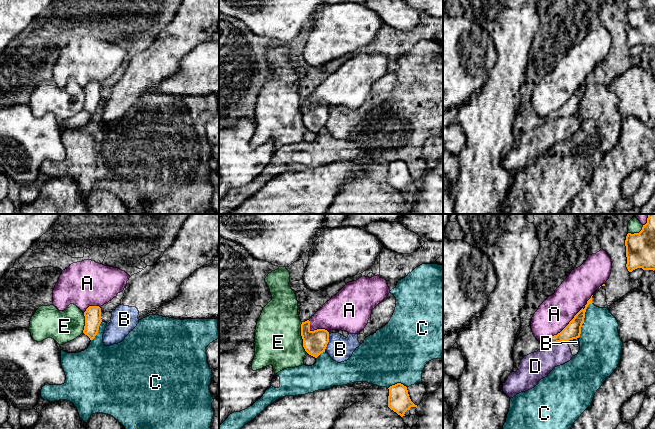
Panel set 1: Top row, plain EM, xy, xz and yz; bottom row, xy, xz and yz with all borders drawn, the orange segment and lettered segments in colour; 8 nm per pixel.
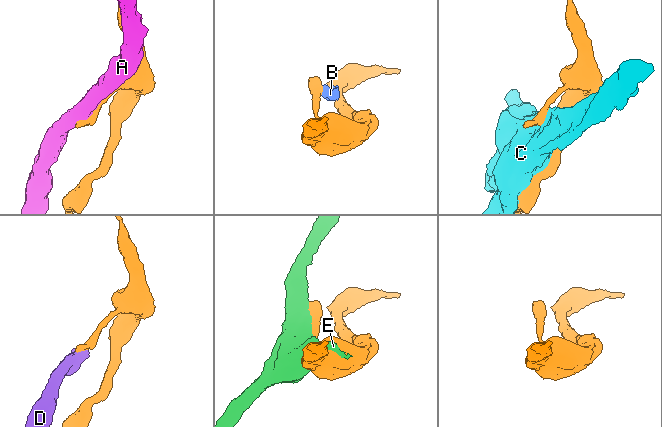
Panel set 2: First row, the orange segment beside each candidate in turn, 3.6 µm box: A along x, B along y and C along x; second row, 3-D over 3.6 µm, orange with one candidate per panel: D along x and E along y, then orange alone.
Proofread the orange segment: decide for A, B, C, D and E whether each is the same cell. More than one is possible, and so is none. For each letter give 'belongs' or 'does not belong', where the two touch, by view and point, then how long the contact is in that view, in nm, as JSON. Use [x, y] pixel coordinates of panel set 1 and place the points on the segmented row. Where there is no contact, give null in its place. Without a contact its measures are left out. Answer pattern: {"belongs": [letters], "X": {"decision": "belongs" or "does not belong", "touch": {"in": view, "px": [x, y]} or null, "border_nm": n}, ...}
{"belongs": [], "A": {"decision": "does not belong", "touch": {"in": "yz", "px": [565, 327]}, "border_nm": 400}, "B": {"decision": "does not belong", "touch": {"in": "xz", "px": [327, 343]}, "border_nm": 150}, "C": {"decision": "does not belong", "touch": {"in": "yz", "px": [583, 320]}, "border_nm": 300}, "D": {"decision": "does not belong", "touch": {"in": "yz", "px": [553, 342]}, "border_nm": 110}, "E": {"decision": "does not belong", "touch": {"in": "xz", "px": [302, 337]}, "border_nm": 260}}

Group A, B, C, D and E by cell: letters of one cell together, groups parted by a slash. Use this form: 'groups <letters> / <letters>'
groups A / B D / C / E

